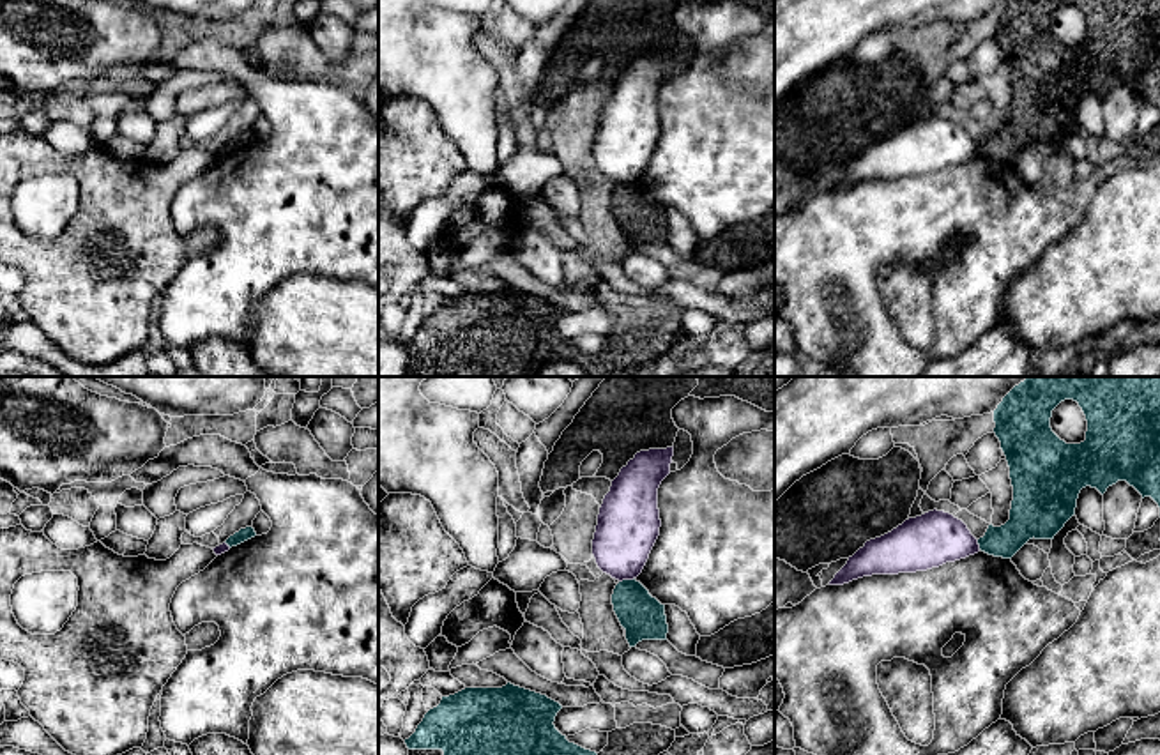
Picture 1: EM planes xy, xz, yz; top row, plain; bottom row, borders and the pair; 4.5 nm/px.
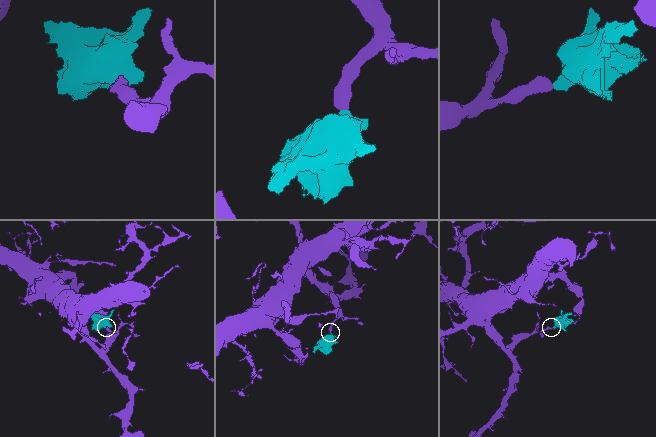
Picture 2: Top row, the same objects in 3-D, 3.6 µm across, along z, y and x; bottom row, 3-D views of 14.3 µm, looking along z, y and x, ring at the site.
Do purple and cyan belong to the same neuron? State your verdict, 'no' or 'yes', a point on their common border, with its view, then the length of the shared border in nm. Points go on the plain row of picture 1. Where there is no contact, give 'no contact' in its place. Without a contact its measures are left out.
no | xz (626, 183) | 80 nm

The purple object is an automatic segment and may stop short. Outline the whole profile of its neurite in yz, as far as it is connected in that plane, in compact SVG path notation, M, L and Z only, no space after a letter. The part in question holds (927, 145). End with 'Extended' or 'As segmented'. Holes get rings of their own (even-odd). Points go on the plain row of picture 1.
M934 113L866 145L829 189L843 189L872 179L927 175L978 156L978 143L962 124Z. As segmented

